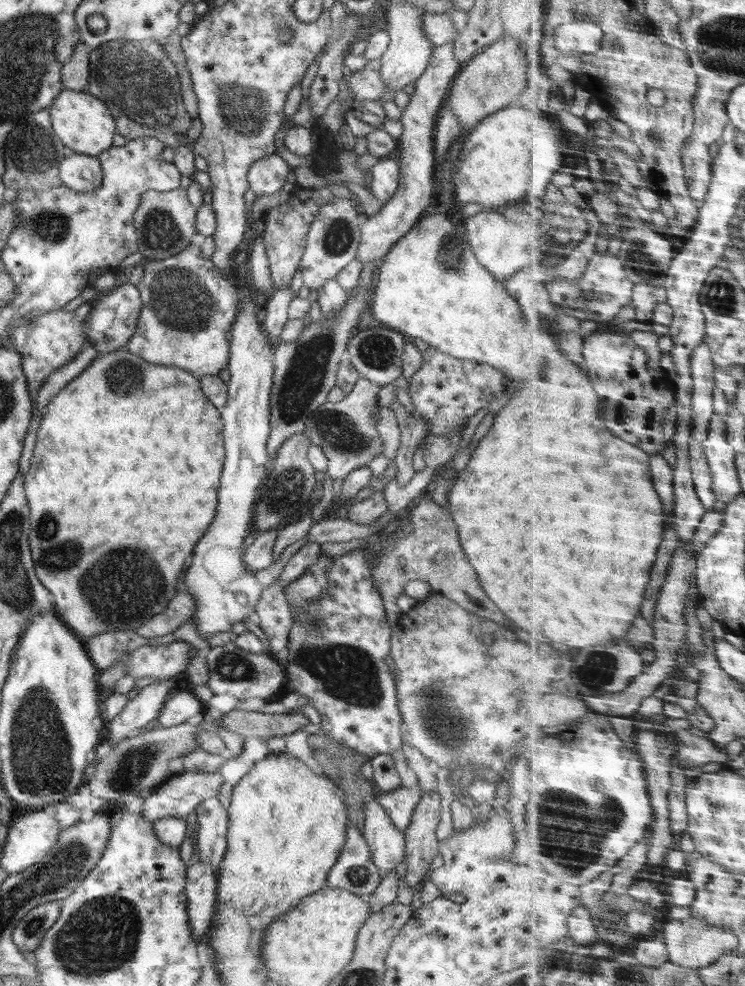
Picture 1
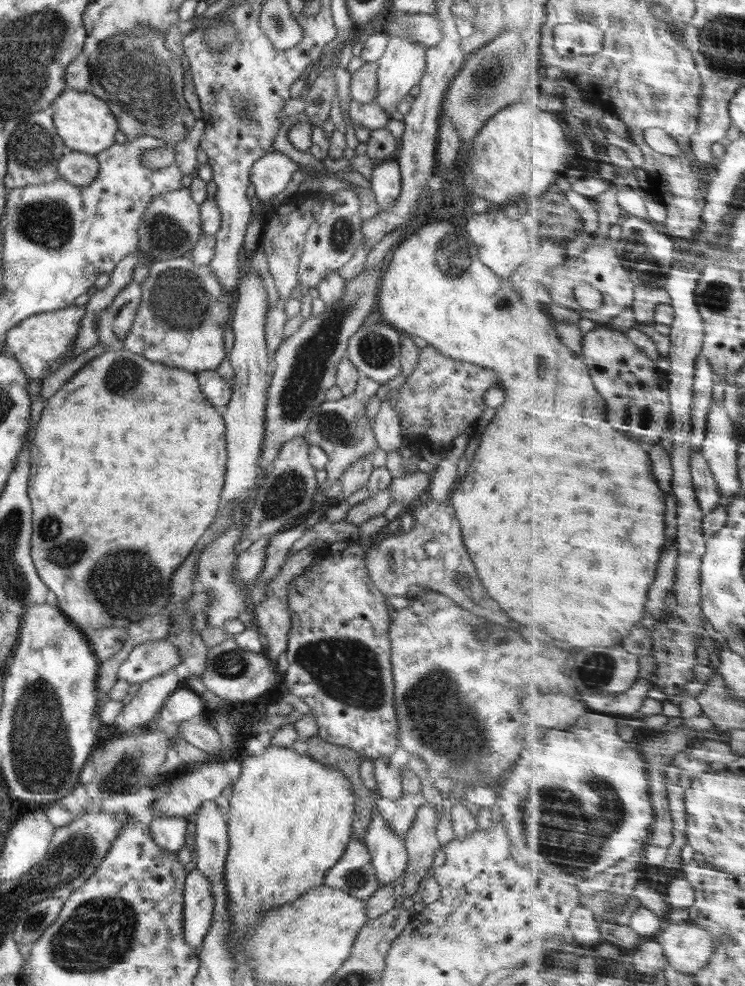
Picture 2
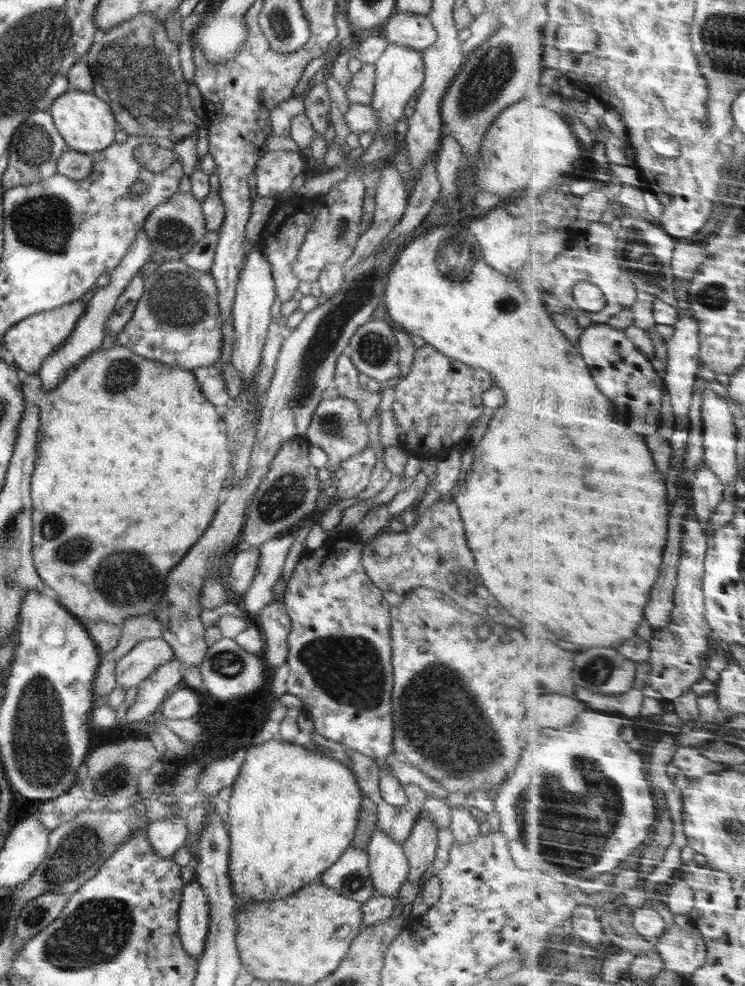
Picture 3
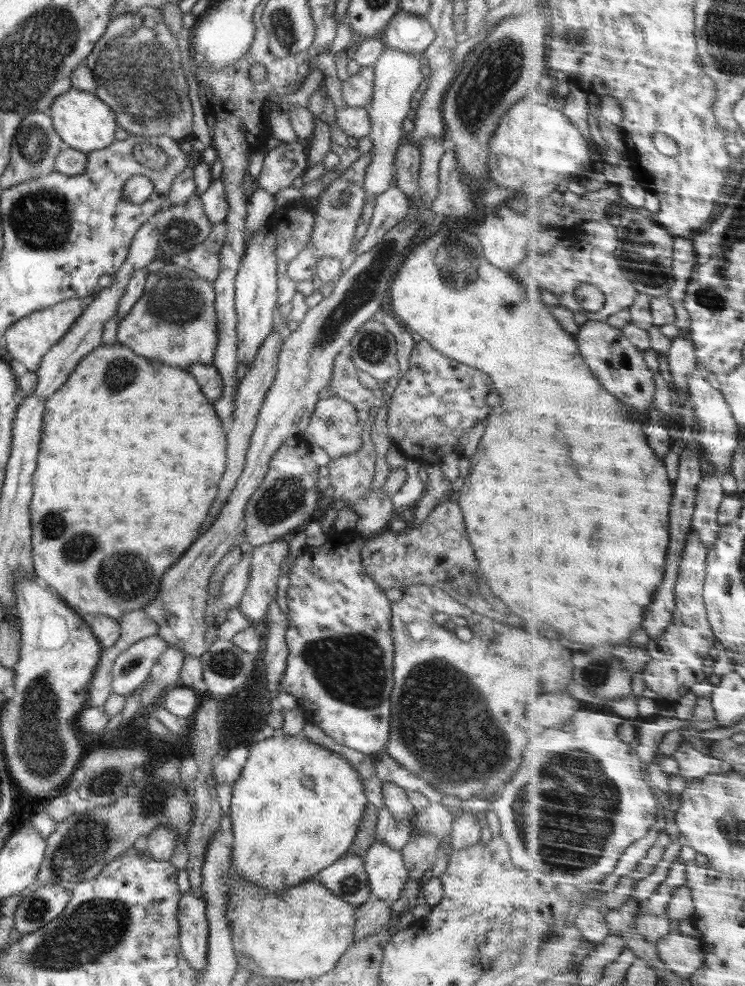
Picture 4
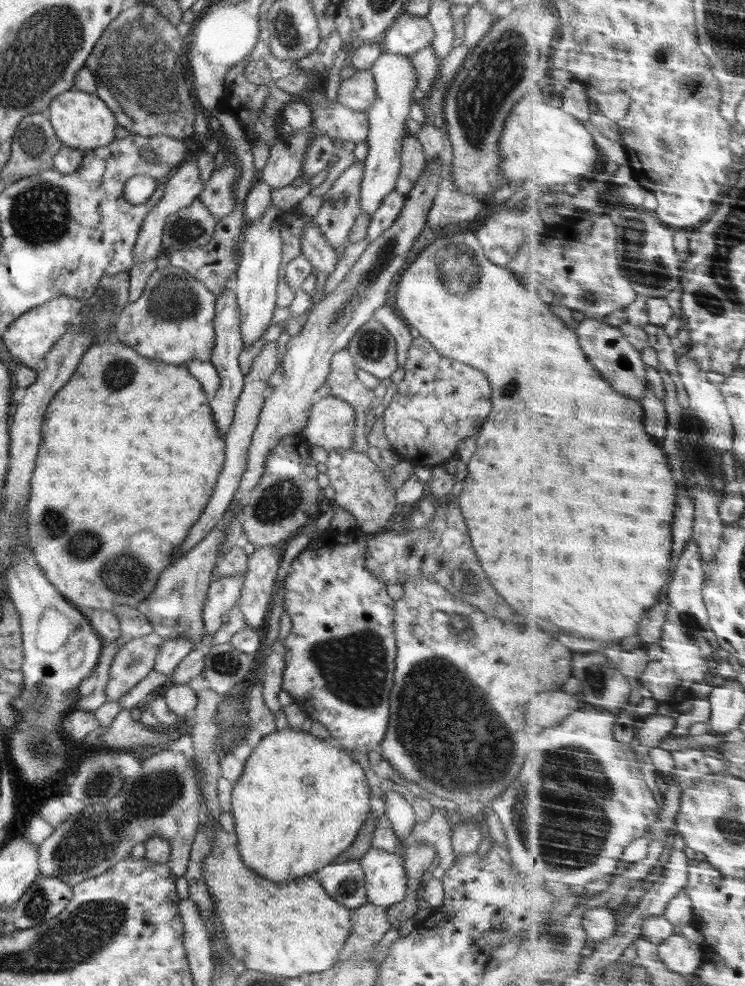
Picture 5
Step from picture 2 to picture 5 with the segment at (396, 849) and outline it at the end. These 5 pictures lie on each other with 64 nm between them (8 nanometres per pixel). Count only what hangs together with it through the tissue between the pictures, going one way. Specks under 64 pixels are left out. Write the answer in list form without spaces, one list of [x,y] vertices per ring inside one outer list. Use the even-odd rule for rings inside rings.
[[[370,848],[358,861],[365,876],[368,903],[388,910],[407,891],[407,876],[398,854]]]

